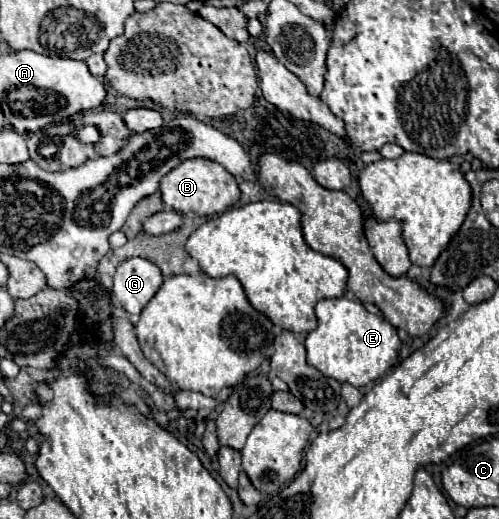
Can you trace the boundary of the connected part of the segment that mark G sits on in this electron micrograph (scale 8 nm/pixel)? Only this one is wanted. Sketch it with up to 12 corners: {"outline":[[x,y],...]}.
{"outline":[[142,257],[114,273],[114,297],[140,315],[160,285],[160,269]]}

